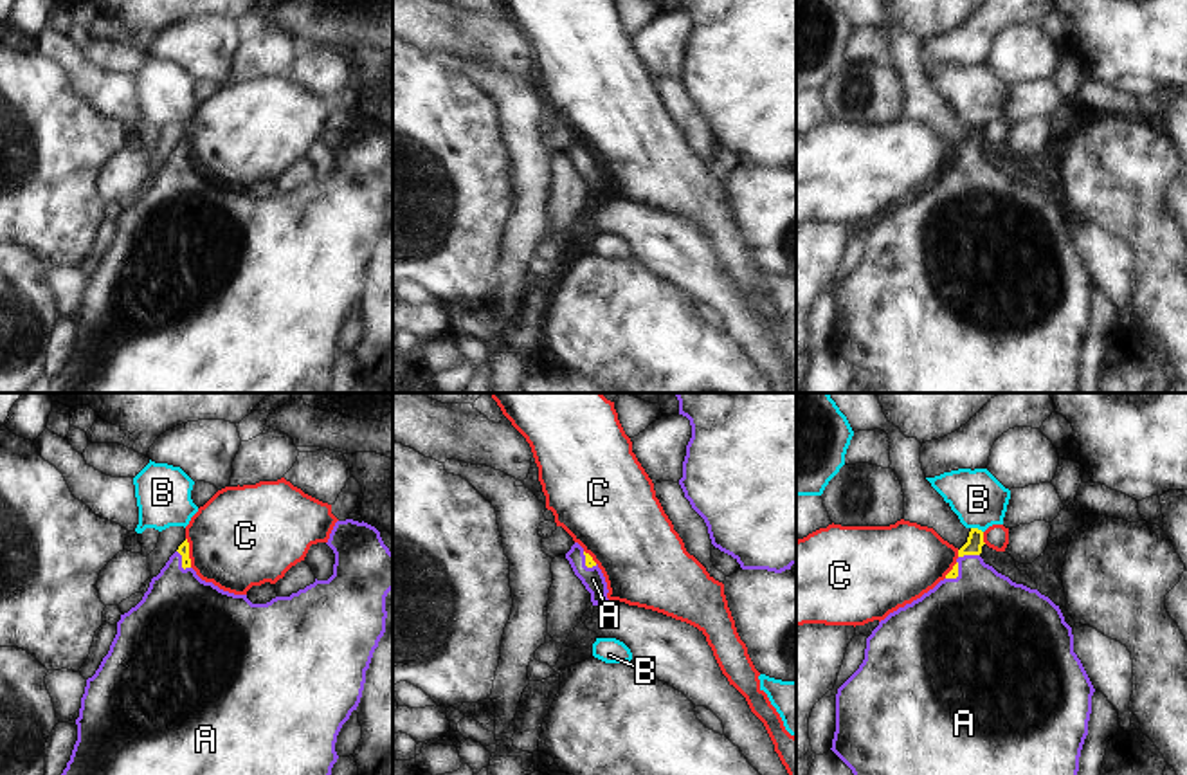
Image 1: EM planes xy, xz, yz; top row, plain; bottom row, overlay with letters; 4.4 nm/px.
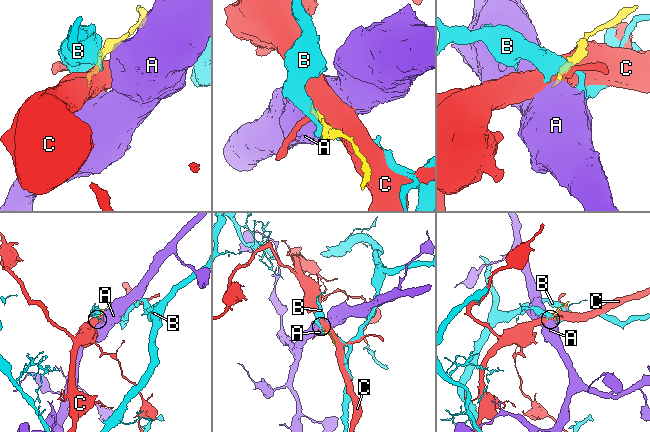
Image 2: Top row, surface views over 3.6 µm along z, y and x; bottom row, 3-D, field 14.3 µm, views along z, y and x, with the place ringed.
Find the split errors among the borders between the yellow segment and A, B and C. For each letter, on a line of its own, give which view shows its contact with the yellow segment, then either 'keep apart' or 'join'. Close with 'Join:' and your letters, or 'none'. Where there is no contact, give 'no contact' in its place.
A: contact in xy; join
B: contact in yz; keep apart
C: contact in xy; keep apart
Join: A

